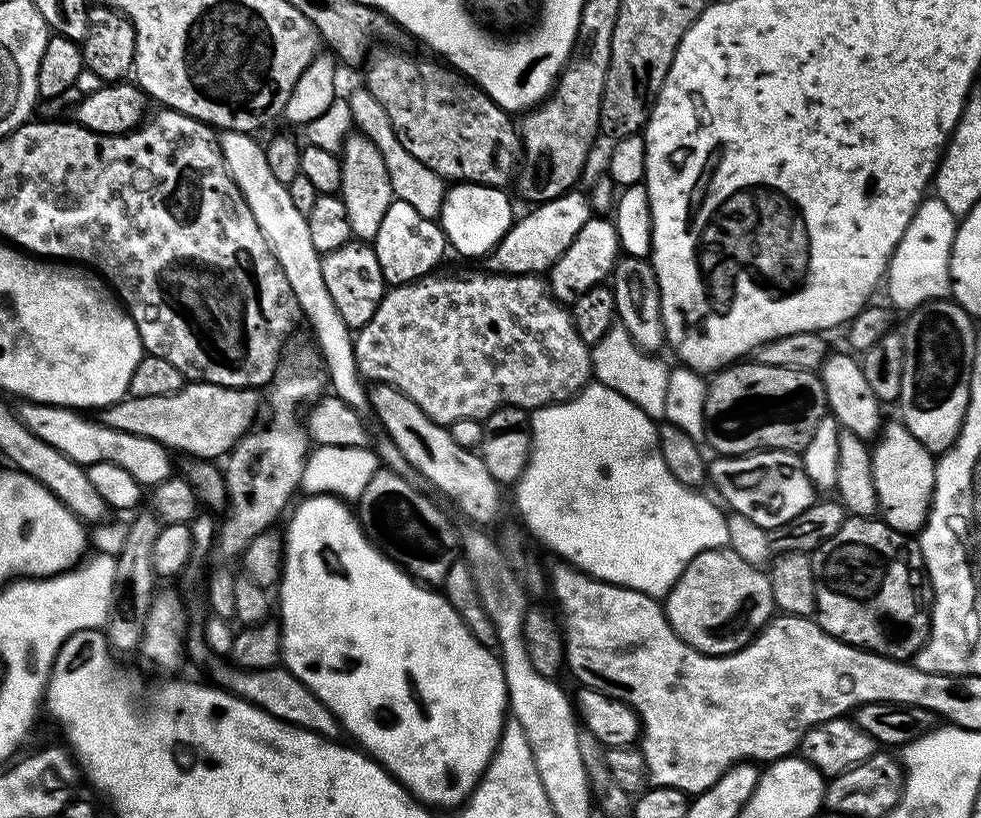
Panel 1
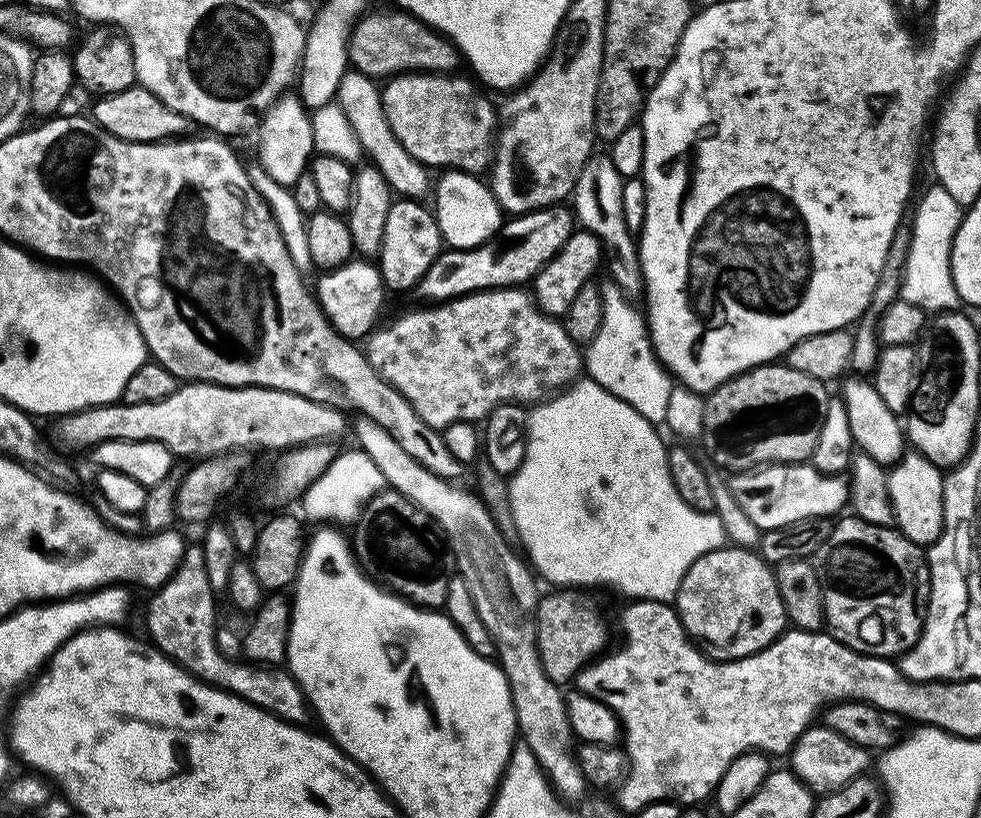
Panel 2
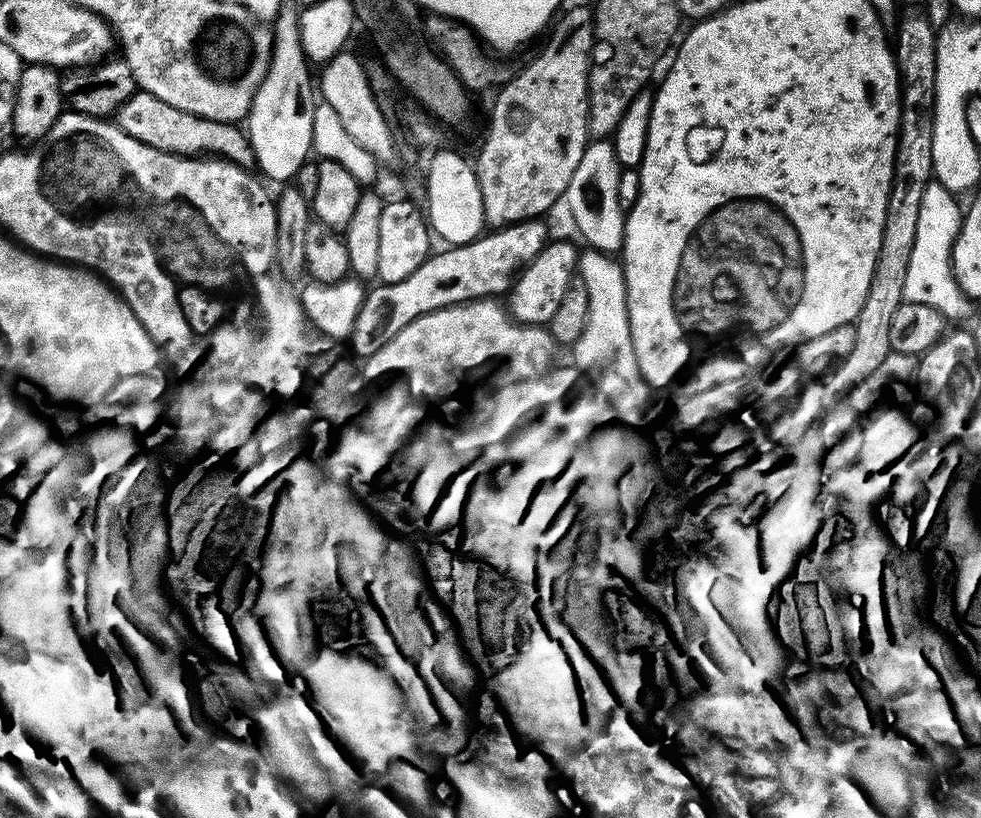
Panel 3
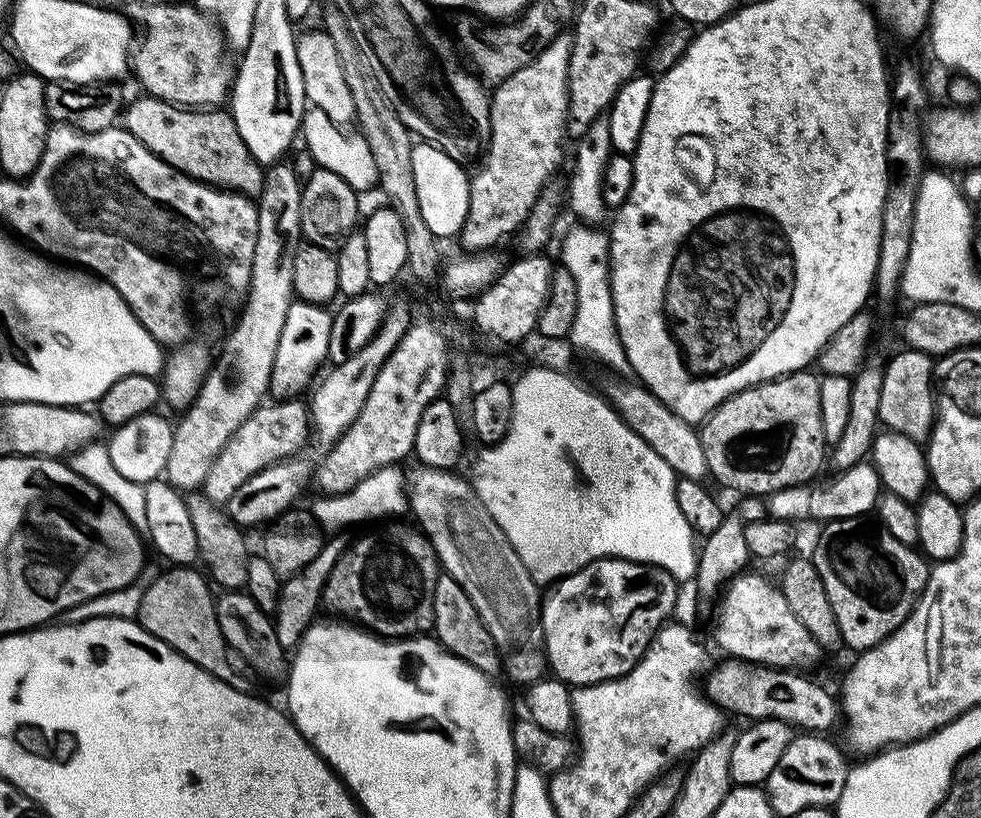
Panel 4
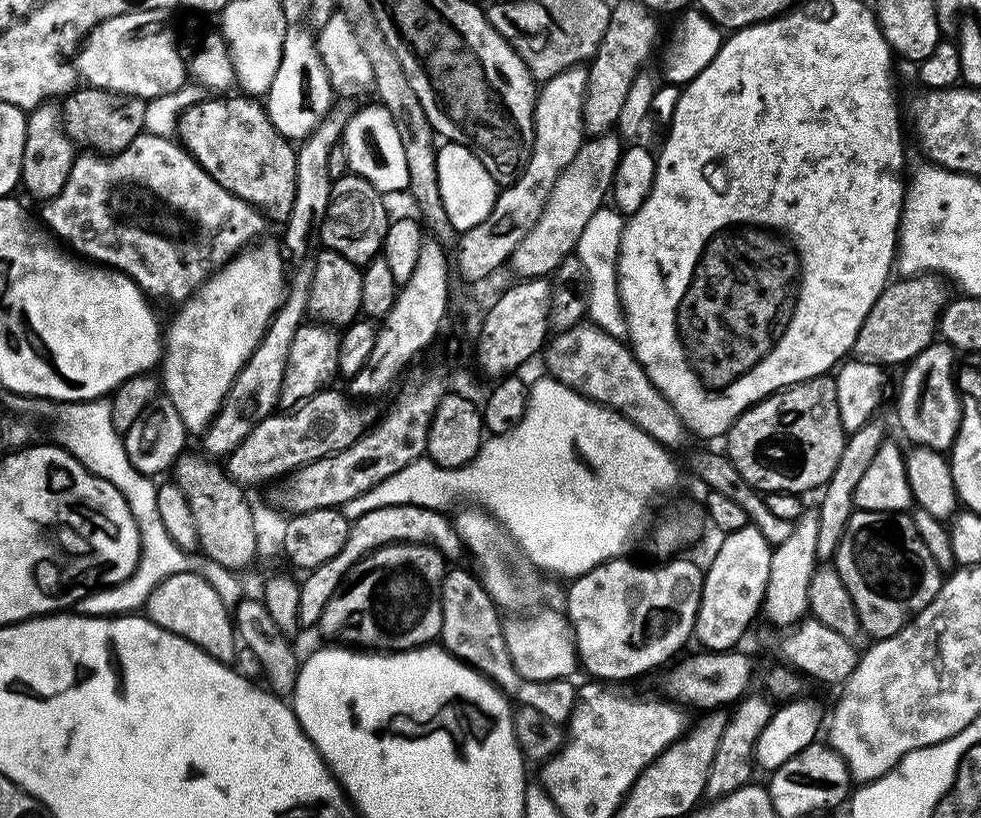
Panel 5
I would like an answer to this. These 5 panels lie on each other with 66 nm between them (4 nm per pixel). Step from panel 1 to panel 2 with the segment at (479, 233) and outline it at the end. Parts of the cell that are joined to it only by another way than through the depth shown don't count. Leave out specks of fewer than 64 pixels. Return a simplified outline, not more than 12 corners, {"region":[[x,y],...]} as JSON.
{"region":[[448,170],[434,215],[449,249],[477,248],[502,209],[479,175]]}

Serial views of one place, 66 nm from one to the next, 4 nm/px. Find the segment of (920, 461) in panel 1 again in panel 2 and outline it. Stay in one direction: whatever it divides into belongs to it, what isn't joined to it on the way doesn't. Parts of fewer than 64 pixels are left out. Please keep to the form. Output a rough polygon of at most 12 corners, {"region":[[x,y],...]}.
{"region":[[919,454],[887,469],[895,527],[930,546],[944,524],[945,473]]}

